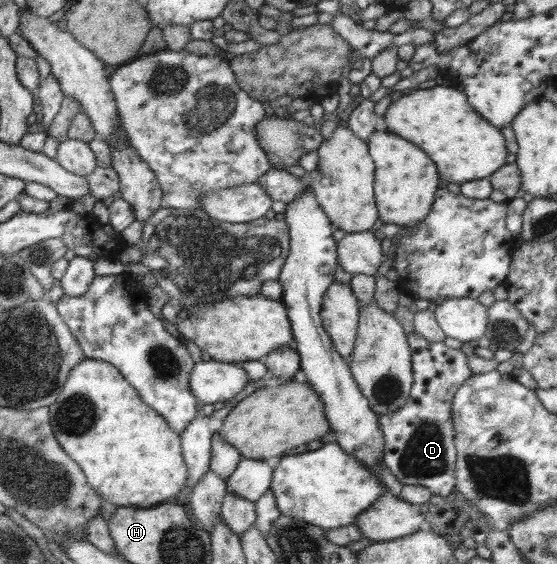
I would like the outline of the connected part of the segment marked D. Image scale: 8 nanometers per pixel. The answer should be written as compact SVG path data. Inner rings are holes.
M414 332L413 334L408 335L408 345L412 353L412 372L413 372L413 383L411 386L410 395L408 401L404 404L404 407L398 409L398 411L386 415L379 416L379 425L382 429L384 435L384 454L383 454L383 463L389 468L389 471L403 484L403 485L420 485L430 489L432 494L436 496L450 496L452 491L455 488L456 479L455 479L455 464L457 459L457 450L454 442L455 428L453 427L452 419L452 402L456 391L460 388L460 385L473 373L468 367L468 359L464 352L460 349L454 350L454 348L448 348L444 342L432 343L431 341L426 341L424 337L420 337L418 333Z

